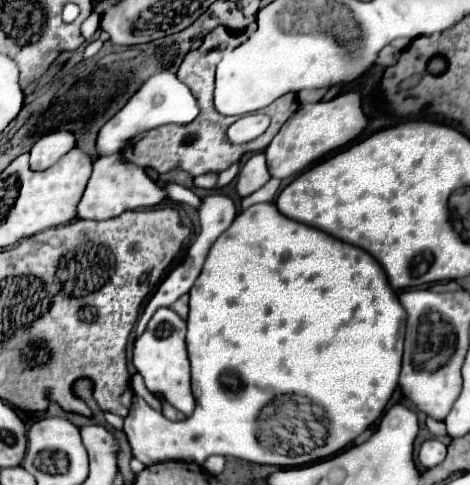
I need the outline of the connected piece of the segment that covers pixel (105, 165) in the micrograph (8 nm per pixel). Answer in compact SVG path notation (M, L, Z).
M120 154L112 156L102 156L94 162L94 172L88 180L88 186L84 190L84 196L78 204L78 218L84 220L108 220L114 218L126 210L136 210L136 208L150 208L166 200L166 194L160 184L152 182L144 168L124 162Z

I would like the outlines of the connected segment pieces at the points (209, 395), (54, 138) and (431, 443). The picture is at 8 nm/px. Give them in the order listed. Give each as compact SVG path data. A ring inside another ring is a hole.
M262 202L254 204L242 214L236 216L236 220L230 224L230 228L214 242L214 246L208 252L208 258L204 262L202 274L198 276L194 288L189 292L189 313L188 313L188 334L186 334L186 346L188 346L188 358L192 366L192 386L194 386L194 398L200 408L194 410L192 416L188 416L182 422L170 422L166 420L160 412L154 412L140 396L134 396L132 400L132 410L124 418L124 432L128 436L128 442L132 446L132 456L138 458L142 464L158 464L158 462L168 462L168 460L184 460L184 462L196 462L202 464L208 456L220 454L220 456L234 456L242 458L248 462L256 464L272 464L272 466L282 466L282 468L292 468L292 466L304 466L312 464L320 458L334 456L342 448L346 448L358 434L362 434L372 422L376 422L396 384L398 384L398 374L400 374L400 360L402 360L402 322L404 322L404 308L398 302L398 294L392 290L388 284L386 272L382 266L368 254L360 252L356 256L356 246L340 242L316 228L310 228L306 224L294 222L278 212L278 208L272 202ZM284 394L294 394L294 410L304 410L304 424L312 424L316 428L316 448L312 452L304 452L300 456L280 456L272 452L264 452L264 448L256 440L256 416L258 412L270 404L274 398L284 396Z
M52 132L42 136L30 150L30 168L46 170L62 158L74 146L74 136L70 132Z
M426 440L422 444L422 448L420 448L418 458L426 468L434 468L446 458L446 446L442 442L438 442L438 440Z

